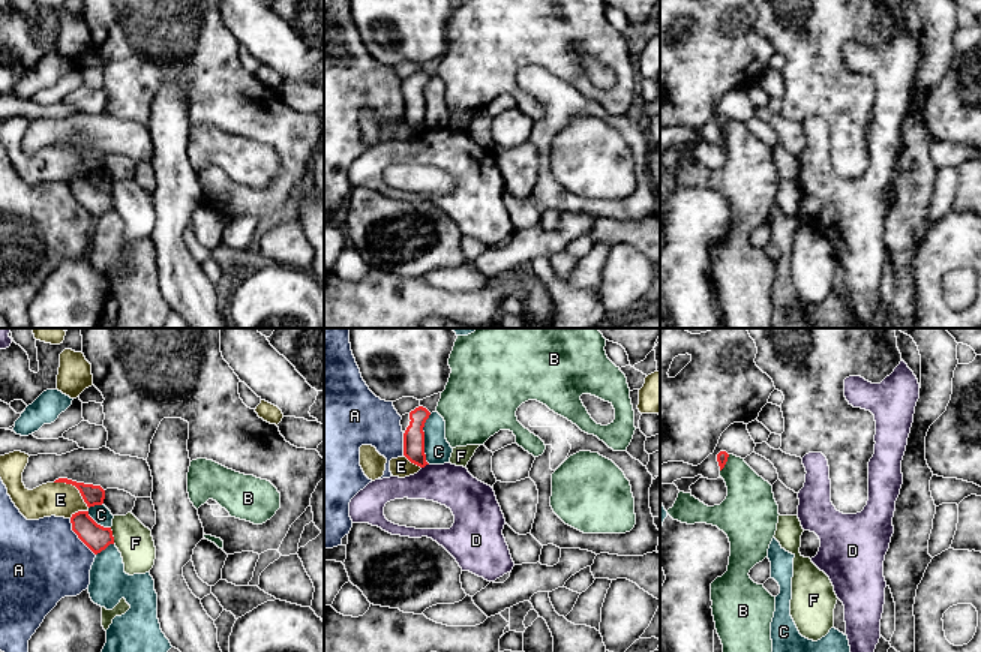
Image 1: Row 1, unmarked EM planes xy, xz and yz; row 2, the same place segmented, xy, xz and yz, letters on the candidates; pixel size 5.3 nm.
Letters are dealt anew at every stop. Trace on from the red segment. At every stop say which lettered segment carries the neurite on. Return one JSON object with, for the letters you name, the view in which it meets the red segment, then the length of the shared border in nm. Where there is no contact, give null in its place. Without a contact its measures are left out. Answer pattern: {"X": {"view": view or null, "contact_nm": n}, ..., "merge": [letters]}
{"merge": []}

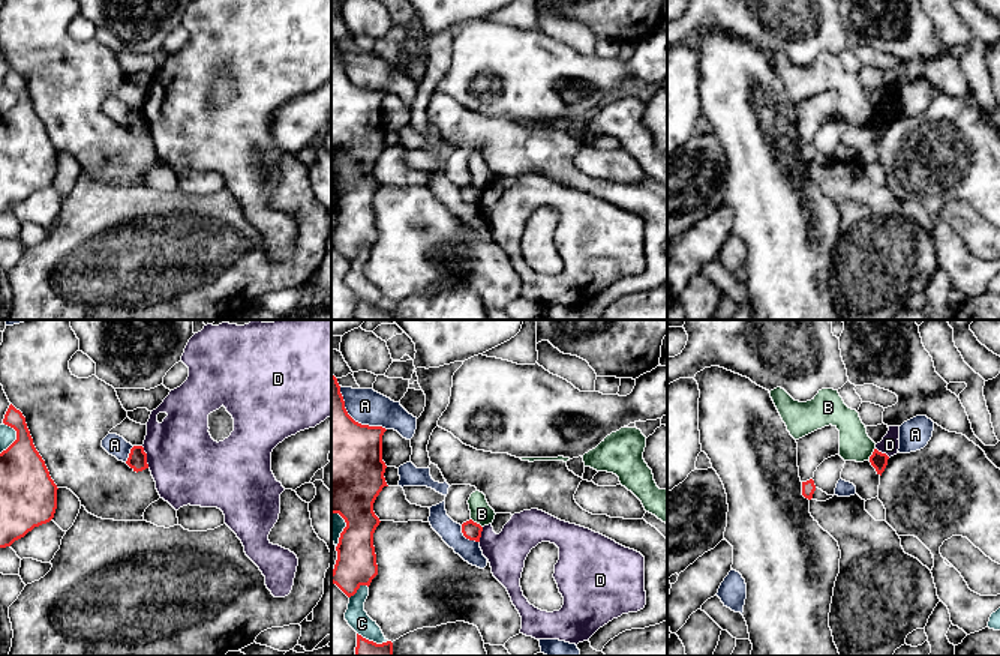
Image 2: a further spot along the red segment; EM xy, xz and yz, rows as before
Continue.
{"merge": []}

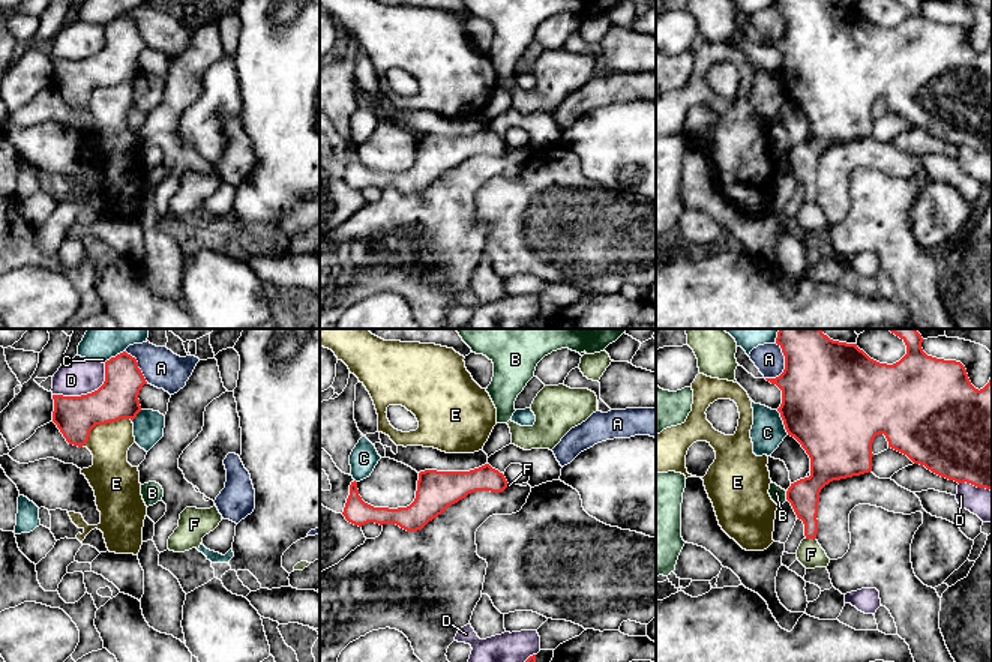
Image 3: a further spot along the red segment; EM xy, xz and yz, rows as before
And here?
{"merge": []}

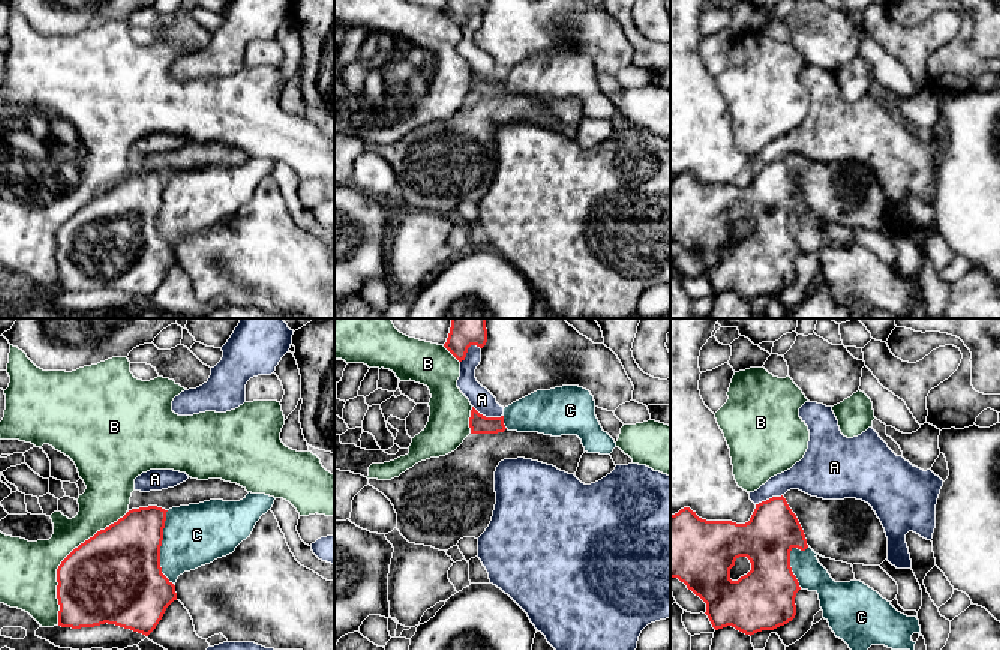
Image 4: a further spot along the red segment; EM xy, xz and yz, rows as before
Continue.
{"C": {"view": "xy", "contact_nm": 400}, "merge": ["C"]}

